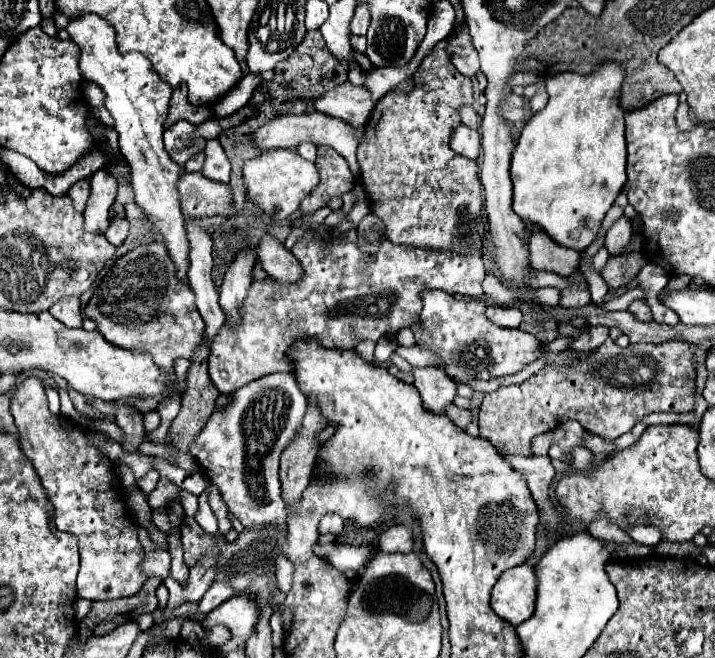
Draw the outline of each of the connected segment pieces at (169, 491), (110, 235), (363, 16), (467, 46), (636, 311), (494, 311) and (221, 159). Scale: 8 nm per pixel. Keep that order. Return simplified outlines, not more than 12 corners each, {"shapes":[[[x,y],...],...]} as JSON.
{"shapes":[[[160,478],[148,494],[152,508],[168,506],[178,496],[178,486]],[[128,220],[112,222],[106,240],[120,246],[128,236]],[[366,4],[356,8],[352,34],[366,36],[370,26],[370,10]],[[466,24],[450,34],[448,52],[460,74],[478,72]],[[634,300],[628,312],[642,322],[652,322],[652,312],[644,300]],[[488,306],[486,316],[502,328],[518,328],[518,308]],[[208,140],[202,174],[216,182],[230,180],[220,142]]]}

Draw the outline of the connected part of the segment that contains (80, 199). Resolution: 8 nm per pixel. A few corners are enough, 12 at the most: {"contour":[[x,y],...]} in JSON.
{"contour":[[78,180],[68,196],[78,212],[84,210],[90,182]]}

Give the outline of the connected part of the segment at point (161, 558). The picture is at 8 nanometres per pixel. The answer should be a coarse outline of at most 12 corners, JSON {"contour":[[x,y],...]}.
{"contour":[[164,550],[146,552],[142,562],[148,576],[170,574],[170,554]]}

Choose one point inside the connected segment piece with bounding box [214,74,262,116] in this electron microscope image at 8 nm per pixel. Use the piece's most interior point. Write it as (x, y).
(239, 96)

